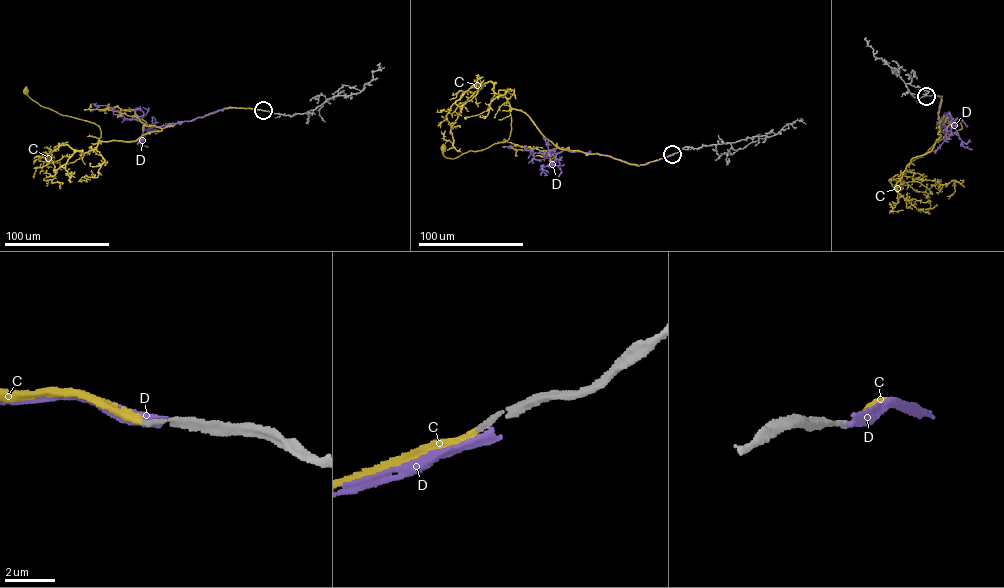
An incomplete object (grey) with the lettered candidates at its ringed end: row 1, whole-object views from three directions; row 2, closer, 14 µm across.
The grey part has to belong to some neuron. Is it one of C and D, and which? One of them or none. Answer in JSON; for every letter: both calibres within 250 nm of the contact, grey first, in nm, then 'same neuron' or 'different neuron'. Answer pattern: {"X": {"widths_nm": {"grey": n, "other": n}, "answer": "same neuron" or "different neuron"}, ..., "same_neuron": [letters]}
{"C": {"widths_nm": {"grey": 240, "other": 280}, "answer": "same neuron"}, "D": {"widths_nm": {"grey": 240, "other": 380}, "answer": "different neuron"}, "same_neuron": ["C"]}

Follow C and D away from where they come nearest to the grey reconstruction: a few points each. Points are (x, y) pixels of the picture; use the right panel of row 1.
C: (926, 96), (941, 96), (941, 136), (931, 150), (910, 162), (961, 129), (958, 121), (951, 119)
D: (926, 96), (942, 97), (937, 118), (940, 130), (946, 127), (940, 119), (943, 127)

